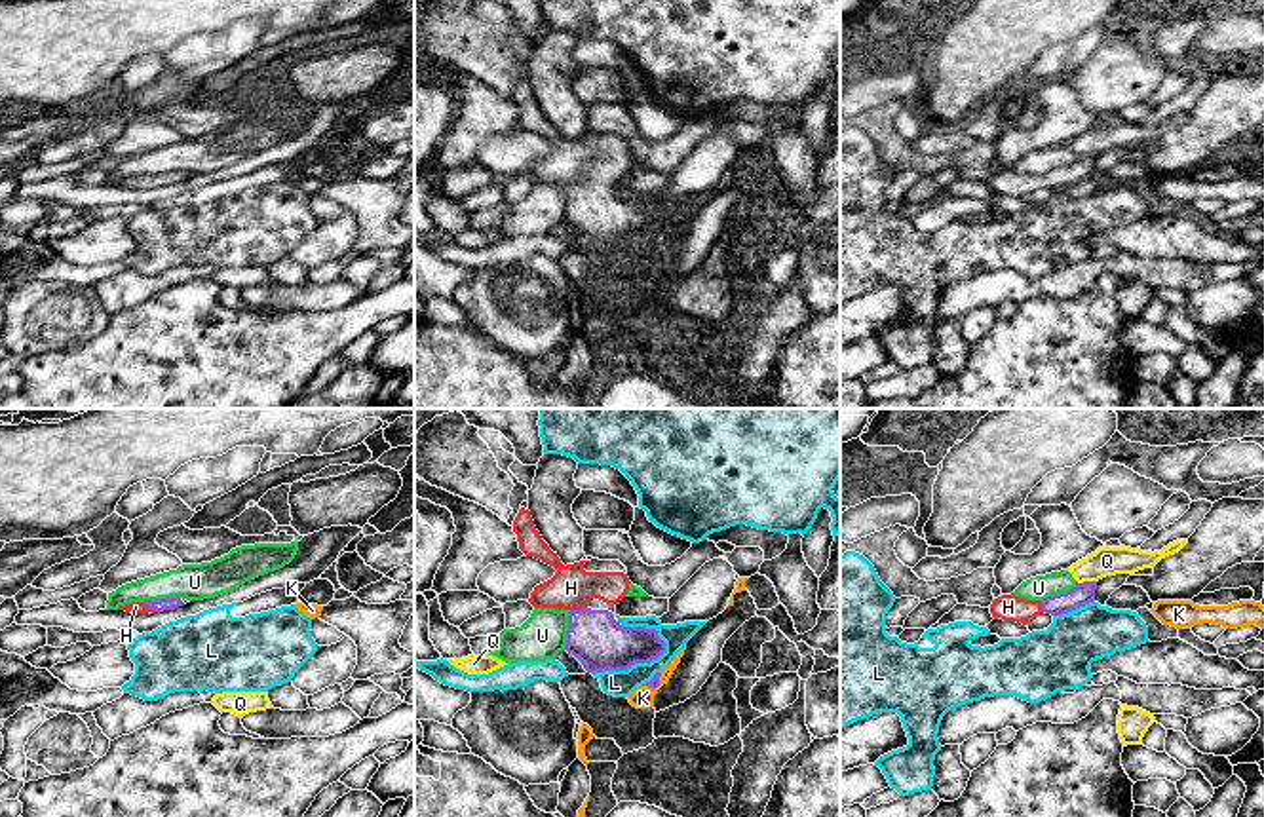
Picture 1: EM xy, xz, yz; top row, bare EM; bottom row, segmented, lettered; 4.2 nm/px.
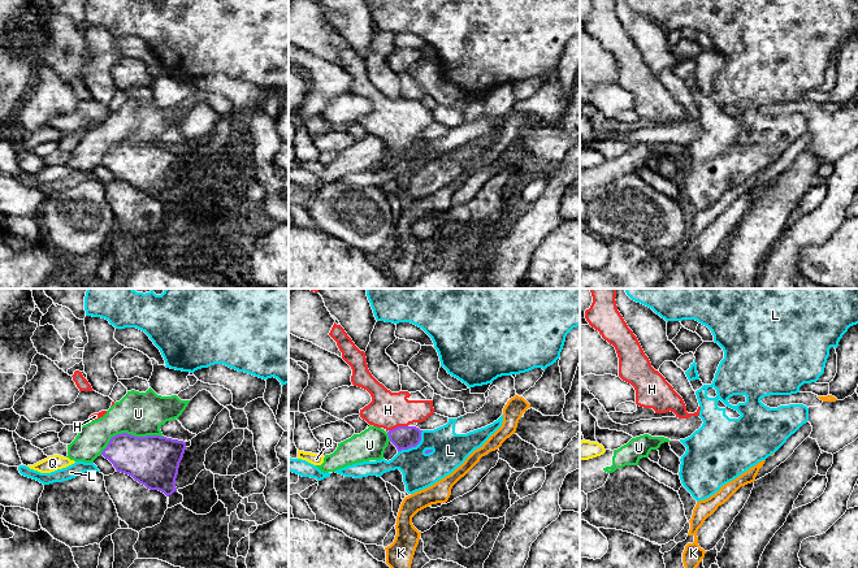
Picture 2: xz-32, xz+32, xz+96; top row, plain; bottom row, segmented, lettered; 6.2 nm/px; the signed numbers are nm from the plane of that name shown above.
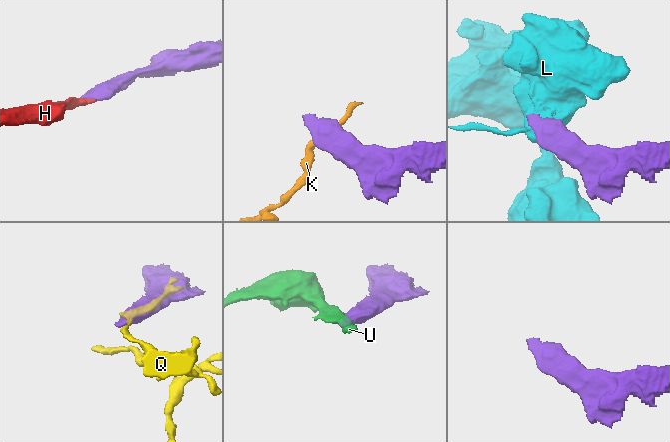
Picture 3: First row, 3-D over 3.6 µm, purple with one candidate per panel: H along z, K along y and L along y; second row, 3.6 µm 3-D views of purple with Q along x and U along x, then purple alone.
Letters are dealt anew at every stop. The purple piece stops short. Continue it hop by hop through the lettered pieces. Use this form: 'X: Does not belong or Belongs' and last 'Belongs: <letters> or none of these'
H: Belongs
K: Does not belong
L: Does not belong
Q: Does not belong
U: Does not belong
Belongs: H

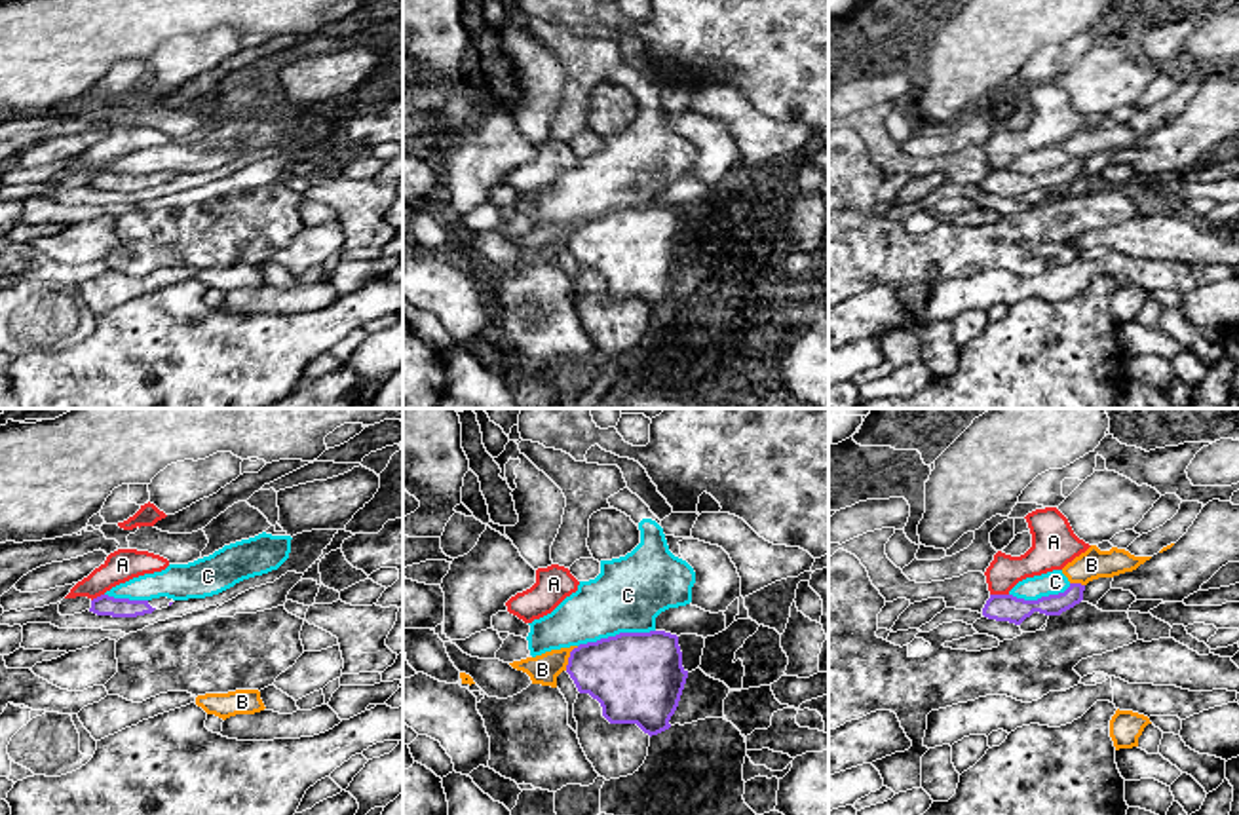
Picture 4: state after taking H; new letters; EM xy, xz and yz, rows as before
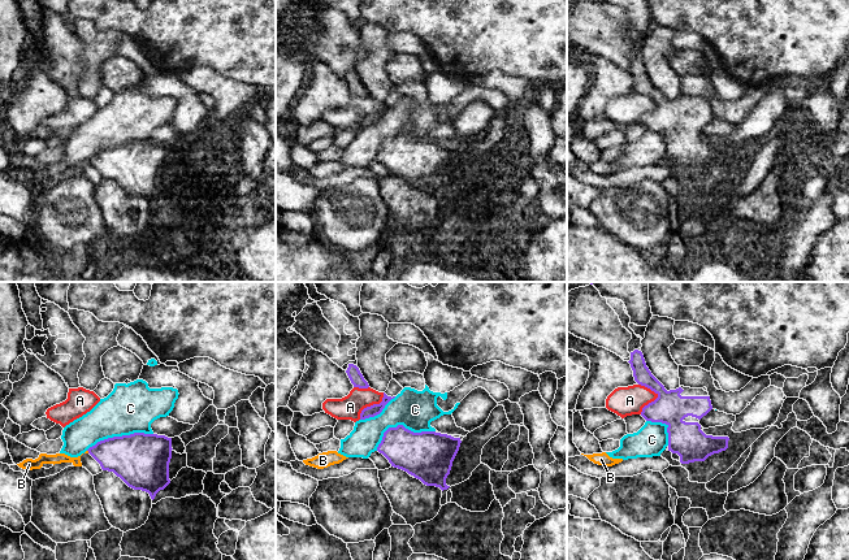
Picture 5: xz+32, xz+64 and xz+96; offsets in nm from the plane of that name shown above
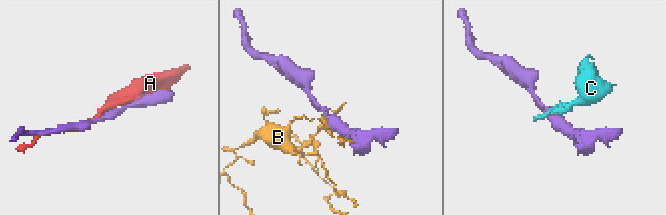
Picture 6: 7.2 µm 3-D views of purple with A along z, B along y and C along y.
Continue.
A: Does not belong
B: Does not belong
C: Does not belong
Belongs: none of these

